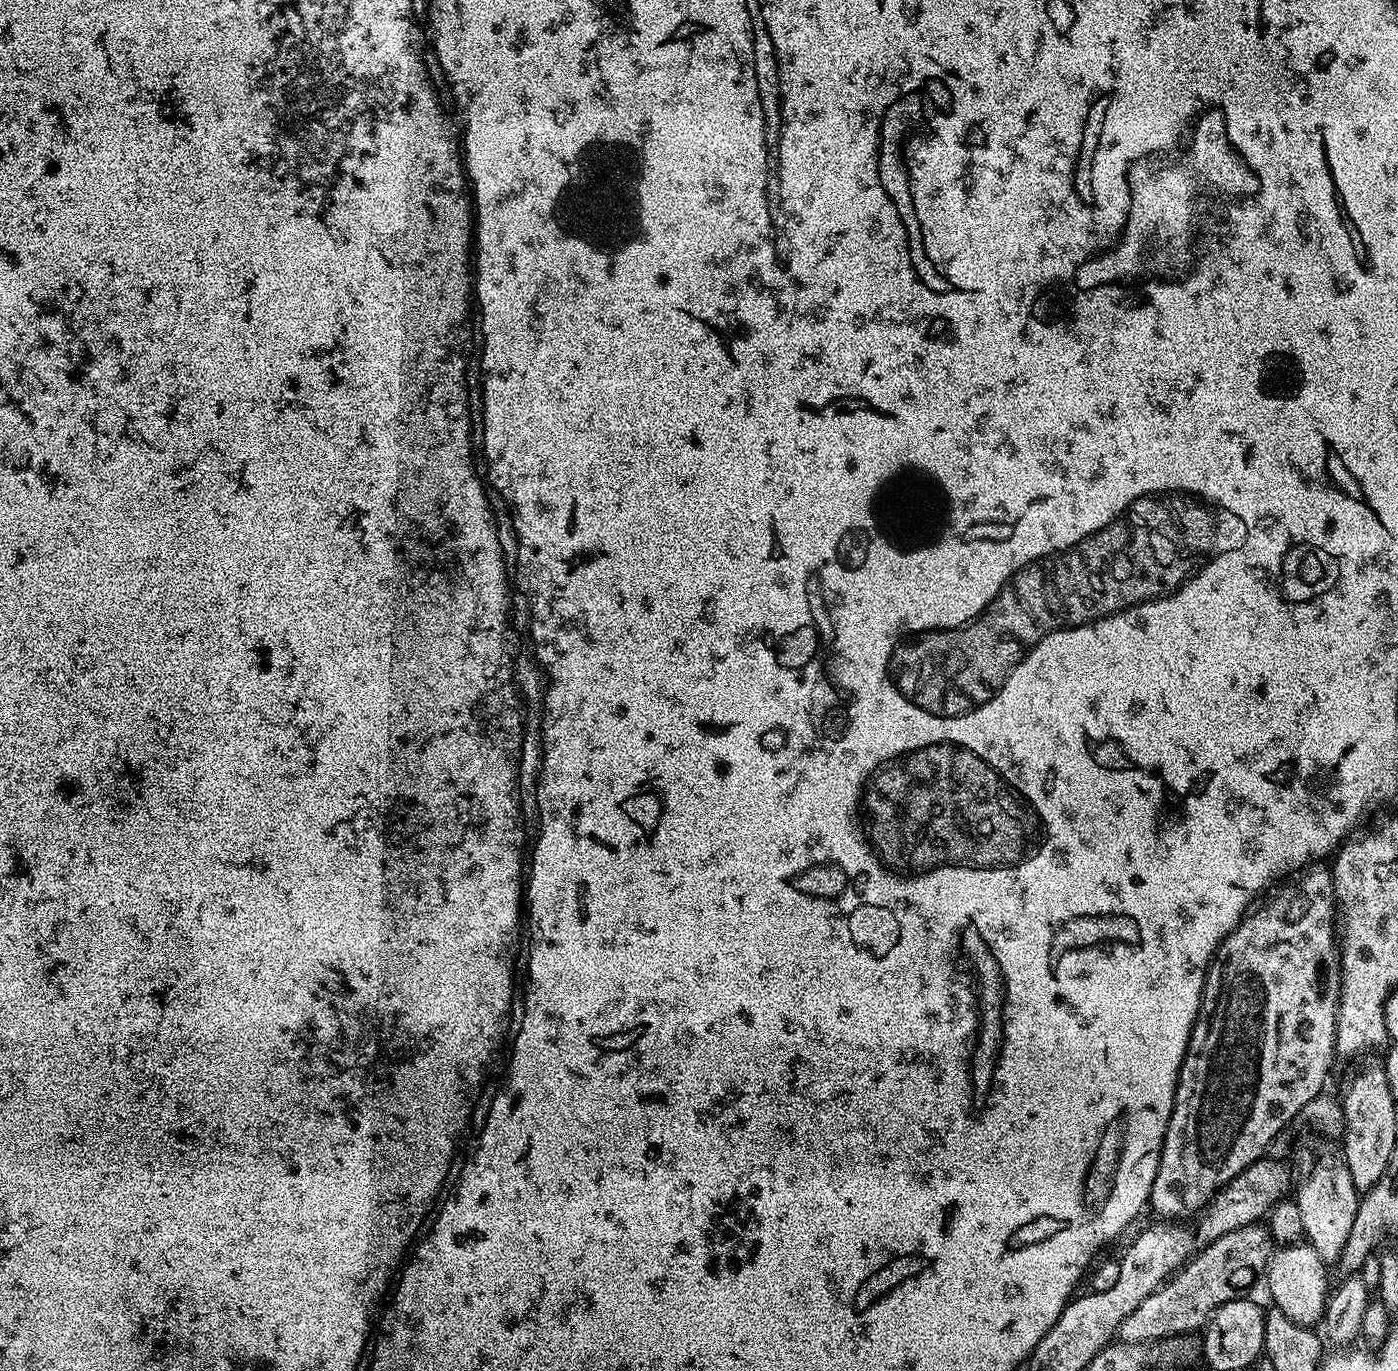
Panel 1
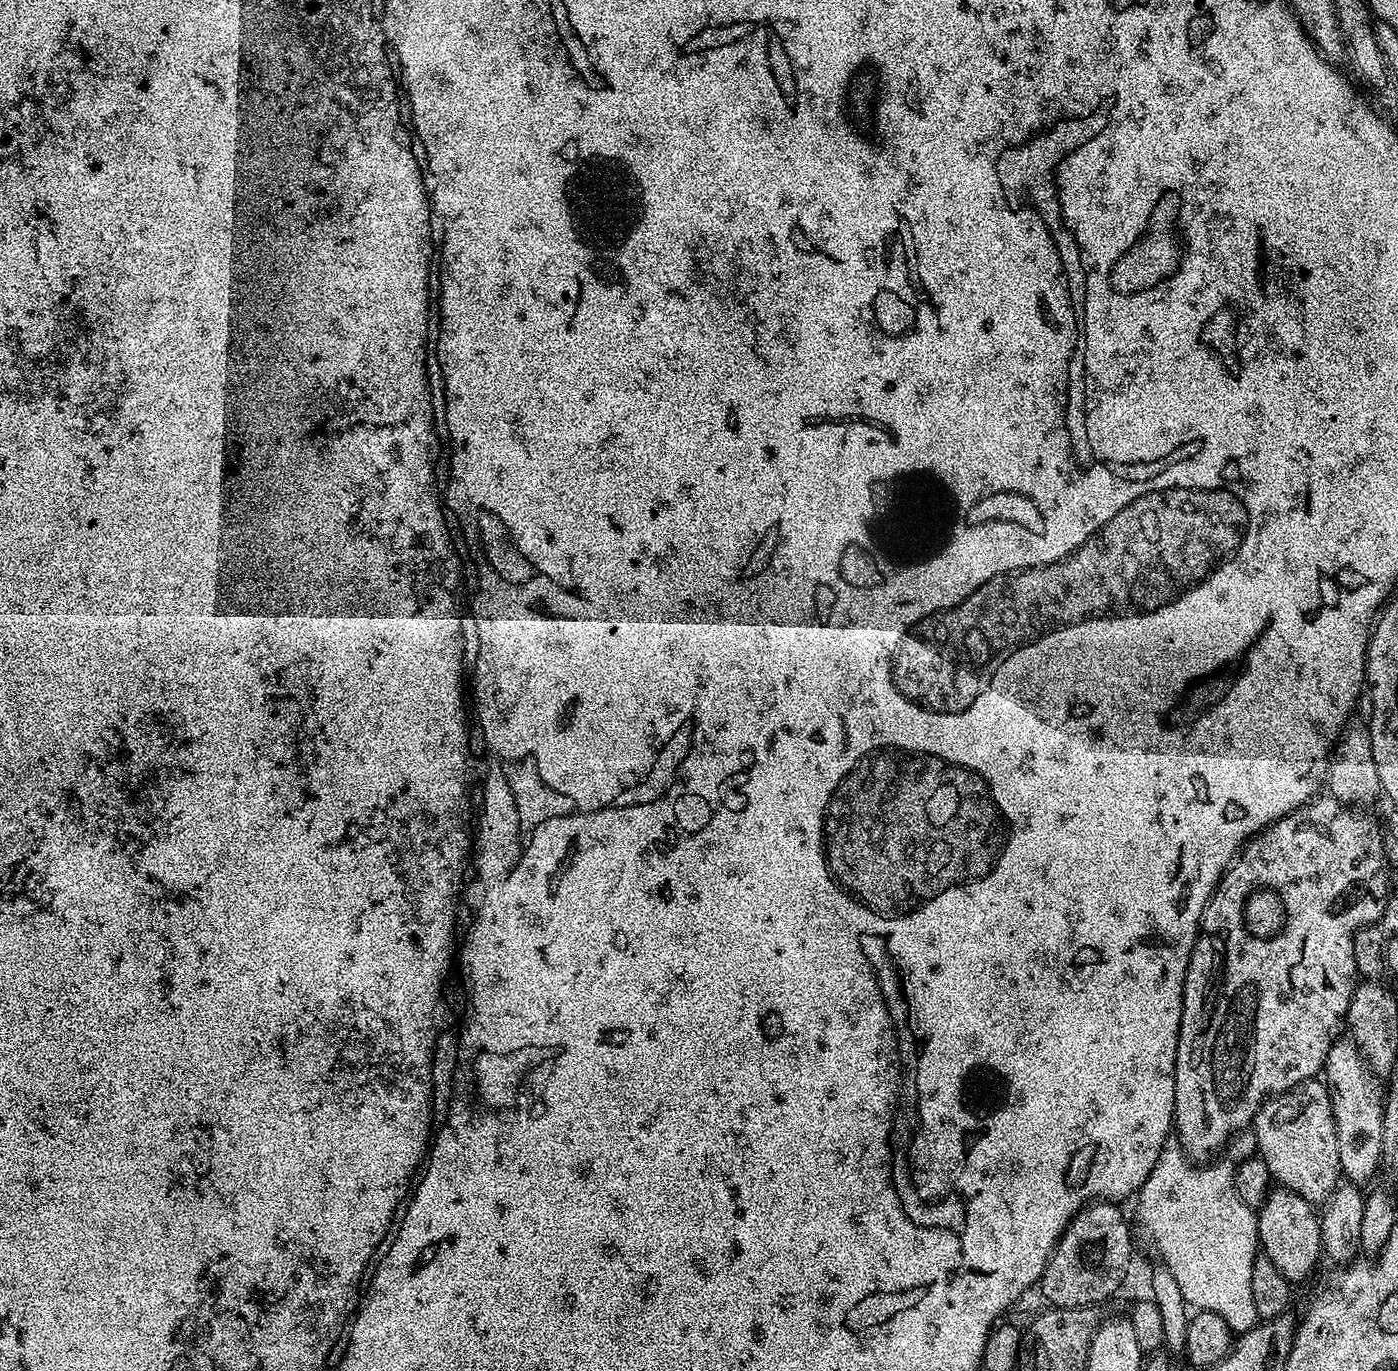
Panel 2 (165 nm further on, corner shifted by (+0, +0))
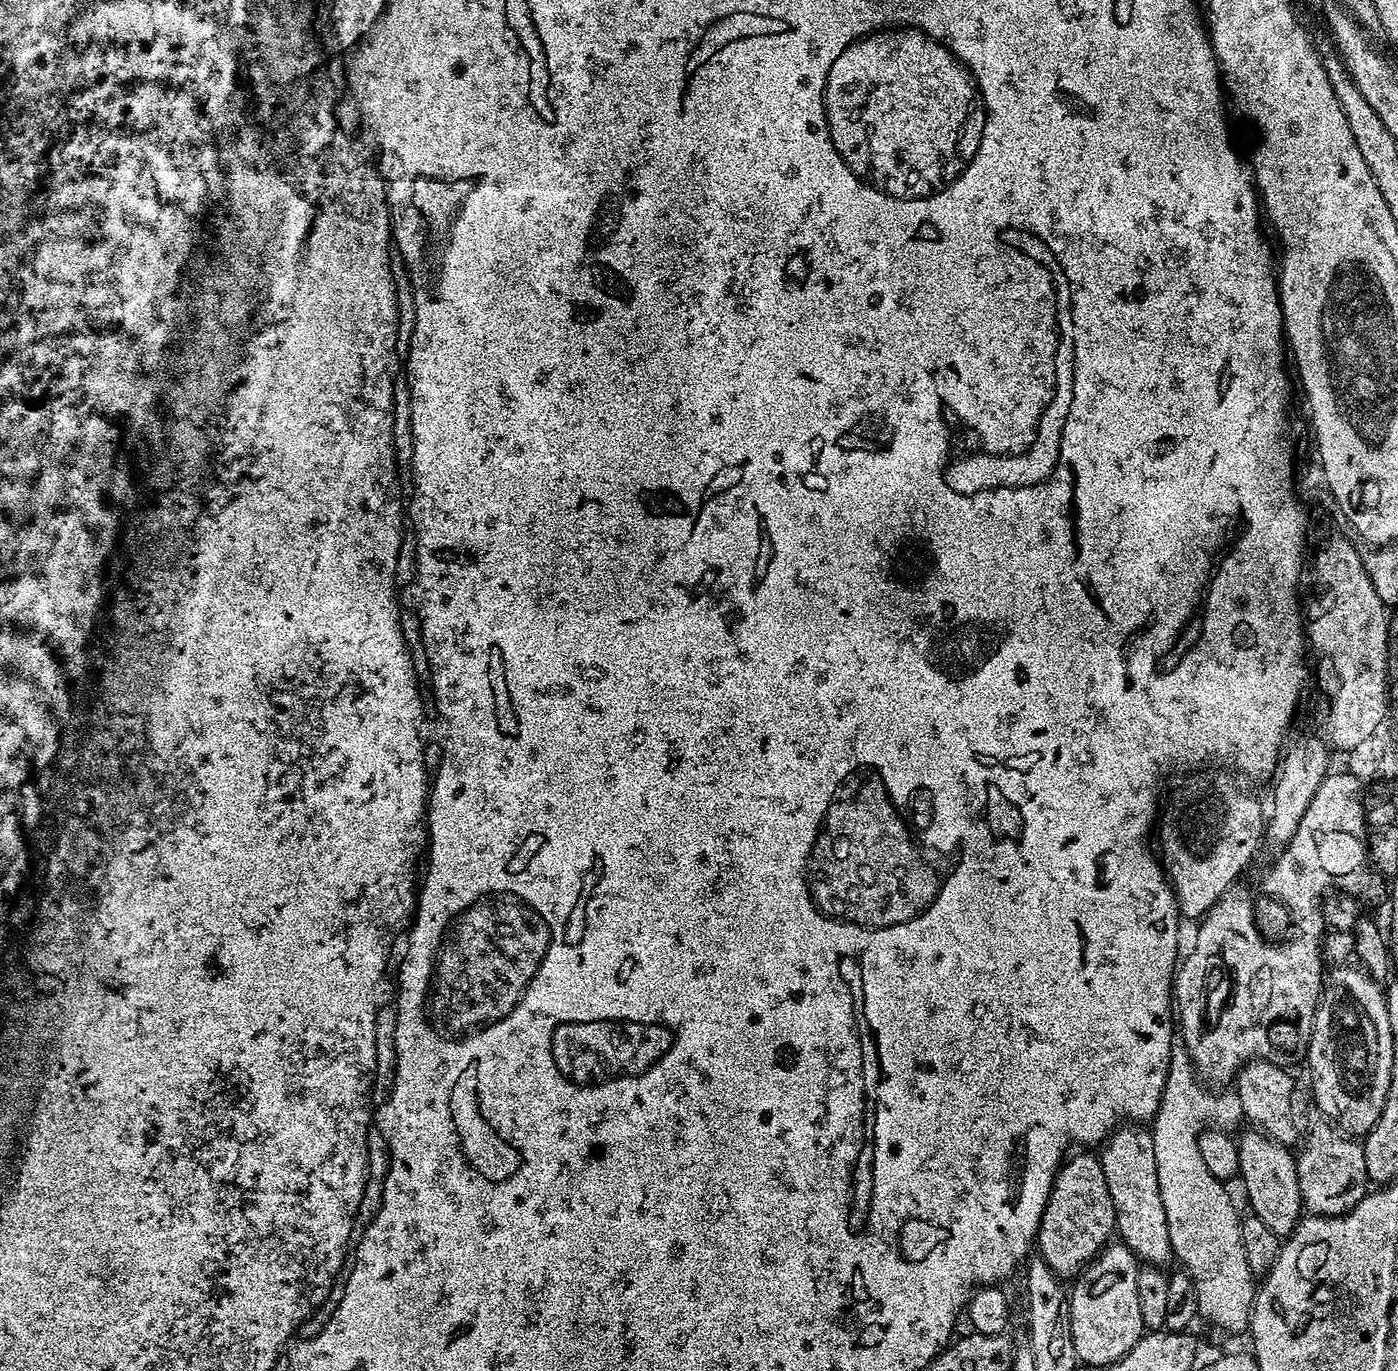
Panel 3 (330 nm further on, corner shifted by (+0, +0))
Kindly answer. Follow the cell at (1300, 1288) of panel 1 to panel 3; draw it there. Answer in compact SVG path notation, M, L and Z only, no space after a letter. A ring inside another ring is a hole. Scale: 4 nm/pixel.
M1259 1130L1247 1131L1238 1136L1239 1183L1244 1183L1244 1192L1252 1207L1249 1208L1251 1215L1262 1218L1262 1222L1266 1222L1274 1234L1287 1238L1296 1231L1296 1225L1302 1219L1296 1157L1289 1145L1280 1144Z

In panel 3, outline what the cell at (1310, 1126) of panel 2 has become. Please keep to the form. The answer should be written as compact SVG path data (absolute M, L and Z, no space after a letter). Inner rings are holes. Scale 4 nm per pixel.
M1268 1058L1251 1060L1237 1072L1234 1091L1238 1098L1242 1098L1244 1120L1252 1123L1249 1125L1253 1129L1263 1132L1265 1136L1280 1144L1289 1146L1295 1145L1301 1139L1302 1128L1296 1125L1296 1104L1292 1101L1296 1084L1286 1069L1271 1064Z

